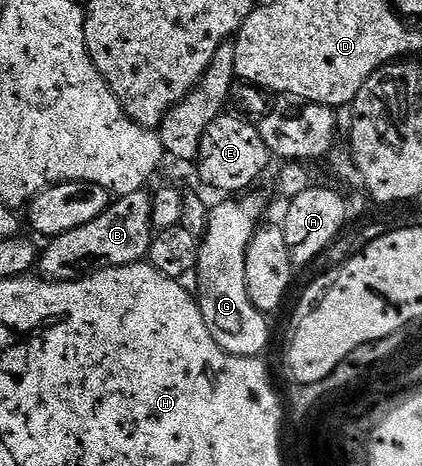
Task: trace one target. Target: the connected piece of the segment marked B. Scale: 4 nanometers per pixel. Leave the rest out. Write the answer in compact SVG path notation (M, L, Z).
M147 189L138 192L130 192L129 194L117 197L111 206L106 208L106 212L102 212L102 216L97 216L94 220L90 220L90 224L82 224L82 228L70 228L70 232L62 232L57 238L51 239L47 243L48 247L43 247L42 253L38 258L38 270L43 277L50 282L78 282L82 278L87 278L90 274L97 274L100 270L106 268L122 268L123 266L134 266L143 263L148 257L148 250L152 246L154 231L152 228L152 194Z

